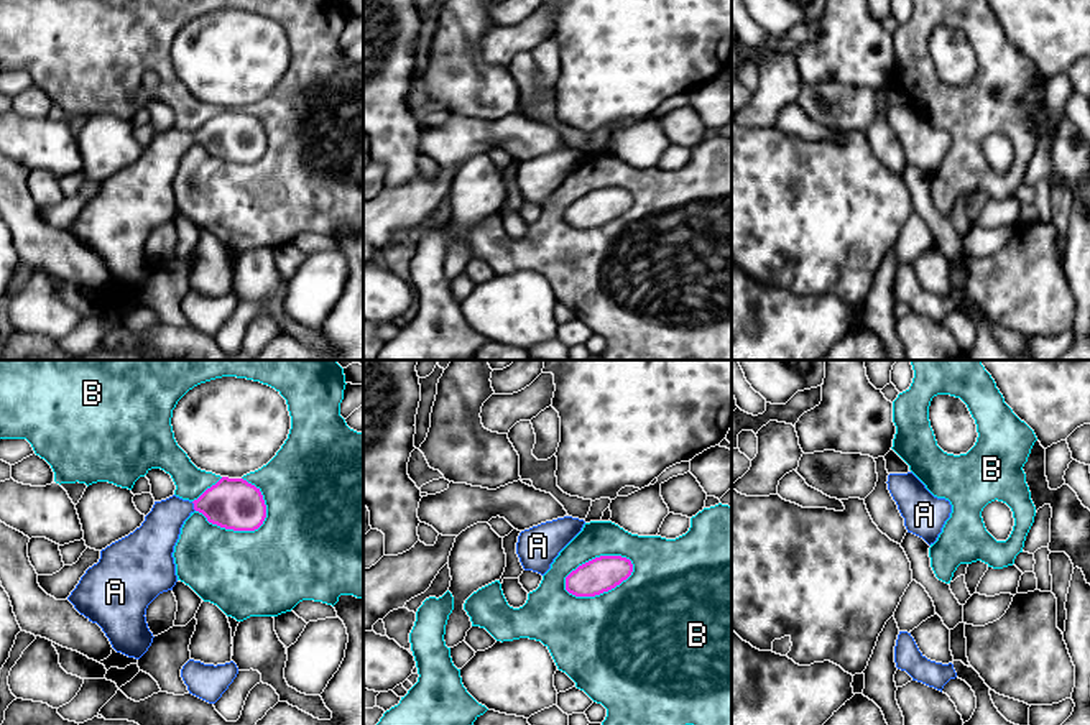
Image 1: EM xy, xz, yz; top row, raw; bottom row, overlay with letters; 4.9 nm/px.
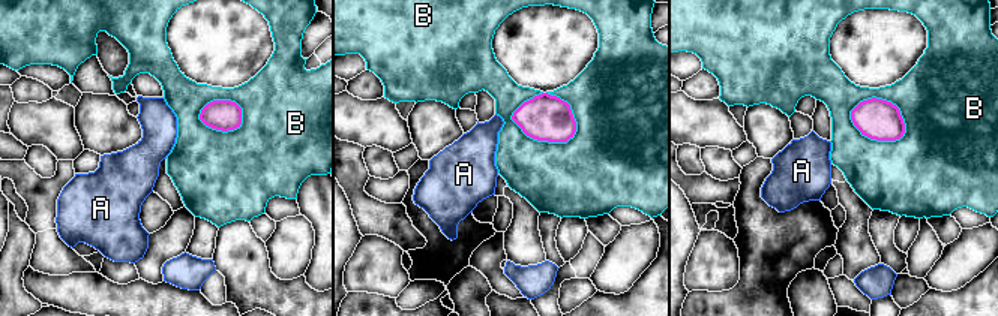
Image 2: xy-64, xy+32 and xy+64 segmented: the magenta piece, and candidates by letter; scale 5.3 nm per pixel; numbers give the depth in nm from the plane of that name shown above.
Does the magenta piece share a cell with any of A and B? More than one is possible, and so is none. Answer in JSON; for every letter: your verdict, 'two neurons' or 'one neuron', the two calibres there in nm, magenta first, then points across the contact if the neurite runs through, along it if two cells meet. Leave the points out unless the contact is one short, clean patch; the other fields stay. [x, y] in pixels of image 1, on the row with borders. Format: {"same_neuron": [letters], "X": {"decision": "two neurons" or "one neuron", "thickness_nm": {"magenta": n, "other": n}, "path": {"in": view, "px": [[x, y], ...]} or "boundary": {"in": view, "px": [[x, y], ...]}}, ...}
{"same_neuron": ["A"], "A": {"decision": "one neuron", "thickness_nm": {"magenta": 260, "other": 200}, "path": {"in": "xy", "px": [[232, 503], [194, 507], [186, 507], [155, 540]]}}, "B": {"decision": "two neurons", "thickness_nm": {"magenta": 170, "other": 500}, "boundary": {"in": "xz", "px": [[633, 564], [625, 579], [599, 594], [572, 595], [564, 589]]}}}

